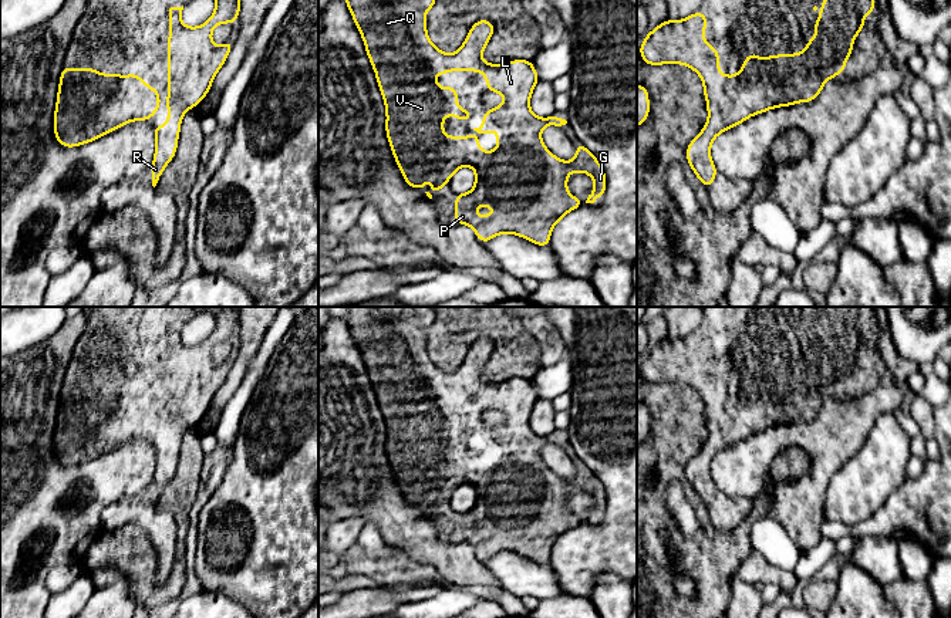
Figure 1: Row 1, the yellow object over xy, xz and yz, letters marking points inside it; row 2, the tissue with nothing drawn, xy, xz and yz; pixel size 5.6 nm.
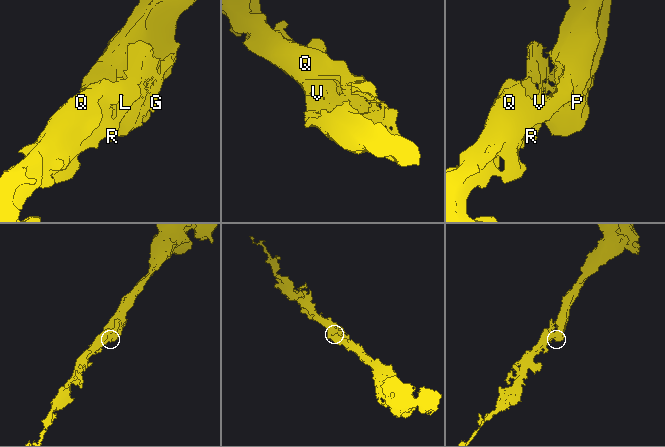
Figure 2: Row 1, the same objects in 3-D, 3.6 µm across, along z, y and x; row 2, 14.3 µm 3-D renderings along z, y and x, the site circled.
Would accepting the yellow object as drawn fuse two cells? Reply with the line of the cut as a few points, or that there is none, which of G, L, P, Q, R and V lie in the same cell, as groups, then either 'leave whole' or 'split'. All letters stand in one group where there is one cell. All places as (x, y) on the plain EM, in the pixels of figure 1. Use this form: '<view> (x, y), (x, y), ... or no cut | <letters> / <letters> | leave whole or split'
no cut | G L P Q R V | leave whole

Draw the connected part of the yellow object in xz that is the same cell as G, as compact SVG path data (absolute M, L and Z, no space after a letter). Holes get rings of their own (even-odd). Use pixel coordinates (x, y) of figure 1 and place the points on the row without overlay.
M348 307L348 313L347 313L347 315L343 320L347 322L348 328L351 330L353 338L354 338L354 341L358 345L358 349L360 349L360 352L362 355L362 359L364 359L364 364L365 364L365 368L367 368L367 374L368 374L370 381L371 381L371 384L374 386L374 391L375 391L375 395L377 395L377 401L378 401L380 409L381 409L384 421L385 421L385 432L387 432L385 450L387 450L387 455L388 455L388 462L391 465L391 469L392 469L392 473L395 476L395 480L397 480L397 483L398 483L398 486L399 486L399 489L401 489L401 492L404 494L404 499L412 507L424 507L426 496L432 494L435 497L435 500L431 503L431 509L425 510L426 514L429 517L432 517L432 513L438 511L442 506L445 506L446 502L449 500L449 497L452 496L452 493L458 487L461 487L463 484L472 484L473 486L473 489L475 489L475 504L473 504L473 507L471 510L462 511L462 513L455 511L455 543L468 543L468 544L471 544L475 548L478 558L482 560L482 561L486 561L490 557L493 557L493 555L496 555L496 554L499 554L502 551L512 551L512 553L520 554L520 555L523 555L523 557L526 557L529 560L533 560L537 564L547 565L549 561L550 561L550 553L552 553L553 544L556 541L559 541L566 531L569 531L571 528L576 528L577 526L580 526L583 523L583 520L580 517L577 517L576 514L570 513L569 509L567 509L567 494L571 490L587 492L594 499L594 506L593 506L591 511L589 513L586 521L594 521L597 516L604 514L604 511L606 511L606 502L607 502L606 492L604 492L604 484L597 479L597 476L584 463L581 463L581 462L576 463L576 476L573 479L570 479L570 480L559 477L557 475L554 475L544 465L544 462L542 459L542 455L540 455L540 450L547 443L562 445L562 443L566 443L567 439L562 438L557 433L552 433L552 435L547 435L547 436L539 436L530 428L529 419L530 419L530 415L532 415L532 411L533 411L536 402L539 401L539 395L537 395L537 391L536 391L536 386L534 386L533 381L529 379L529 378L513 378L513 379L509 379L509 381L505 381L505 382L489 382L489 381L485 381L482 378L482 371L483 371L485 365L488 364L488 361L489 361L489 358L490 358L490 355L492 355L492 352L495 349L495 344L493 344L492 340L485 338L485 337L483 338L478 338L471 345L471 348L469 348L469 351L466 354L466 358L459 365L459 368L456 371L452 371L452 372L445 372L436 364L434 364L431 361L431 358L428 355L428 351L426 351L425 332L436 321L436 313L435 313L434 307ZM451 389L476 389L479 392L485 392L486 394L486 409L488 411L490 411L490 409L499 411L499 412L502 412L505 415L505 421L502 423L493 425L490 430L489 429L483 429L483 432L482 432L483 433L483 442L479 446L473 446L473 449L476 449L480 455L483 455L489 449L495 449L498 452L498 466L496 467L493 467L490 470L485 470L480 466L480 463L478 460L478 456L472 455L472 453L466 453L466 455L446 455L444 452L444 438L445 438L446 432L451 432L453 436L462 438L465 440L471 439L473 436L473 432L471 432L468 428L459 426L459 425L453 423L455 421L459 421L459 413L456 411L456 406L452 402L449 402L449 405L445 406L444 409L439 405L439 399L436 396L442 391L451 391ZM409 391L419 391L419 392L434 391L436 396L432 398L431 401L426 399L426 398L408 396L407 394ZM479 523L490 524L498 531L496 533L486 533L486 534L476 534L473 528Z

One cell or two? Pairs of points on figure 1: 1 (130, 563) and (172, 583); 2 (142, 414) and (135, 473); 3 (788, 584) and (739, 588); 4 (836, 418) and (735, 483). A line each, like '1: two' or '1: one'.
1: one
2: two
3: one
4: one

